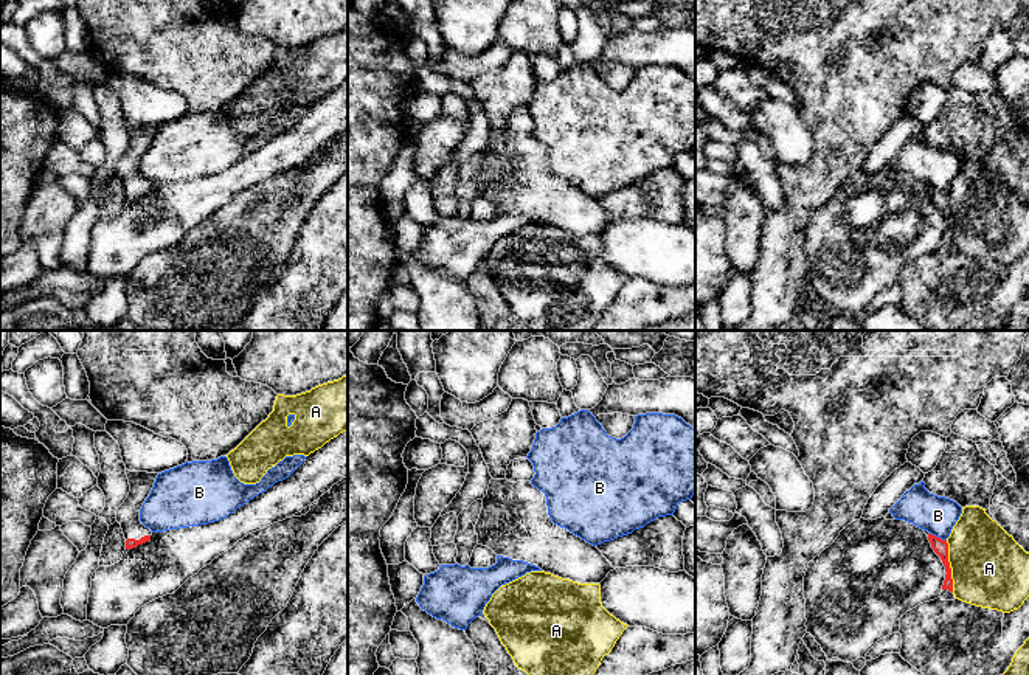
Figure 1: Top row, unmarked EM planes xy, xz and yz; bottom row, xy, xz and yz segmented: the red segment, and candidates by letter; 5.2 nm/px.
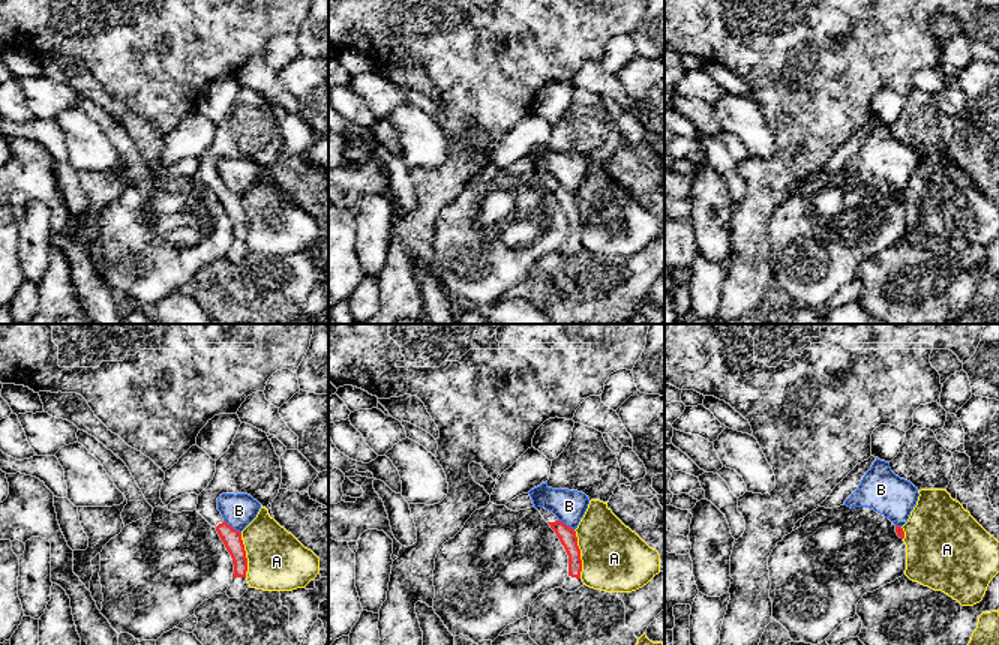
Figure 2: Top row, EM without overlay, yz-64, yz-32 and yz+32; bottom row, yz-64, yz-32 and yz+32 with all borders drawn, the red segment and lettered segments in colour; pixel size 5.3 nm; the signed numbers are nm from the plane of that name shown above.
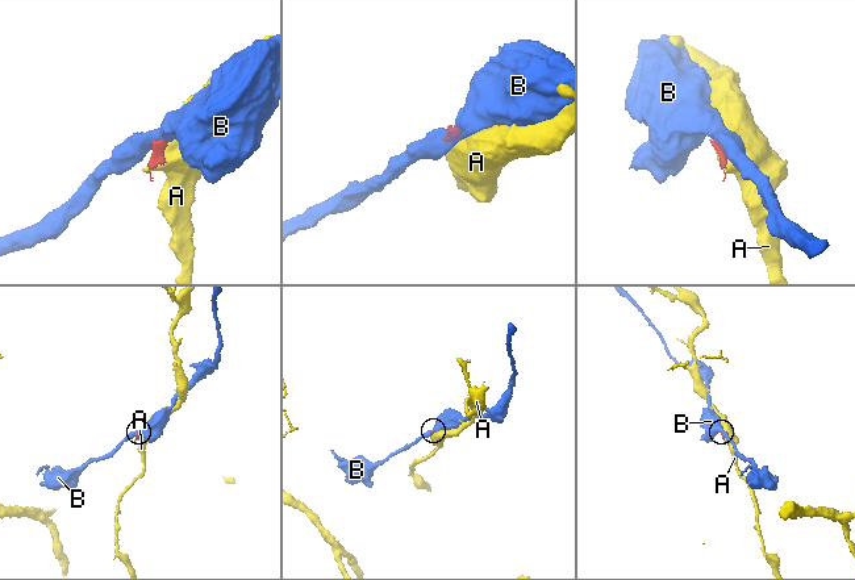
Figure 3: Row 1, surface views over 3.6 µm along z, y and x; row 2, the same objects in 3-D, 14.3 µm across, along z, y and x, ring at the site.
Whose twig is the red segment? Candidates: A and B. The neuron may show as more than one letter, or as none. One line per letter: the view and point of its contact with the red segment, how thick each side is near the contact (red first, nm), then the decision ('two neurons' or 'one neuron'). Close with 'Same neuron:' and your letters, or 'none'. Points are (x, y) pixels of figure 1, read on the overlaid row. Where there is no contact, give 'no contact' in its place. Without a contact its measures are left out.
A: contact yz (949, 567); calibres 80 and 400 nm; two neurons
B: contact yz (938, 537); calibres 80 and 200 nm; two neurons
Same neuron: none

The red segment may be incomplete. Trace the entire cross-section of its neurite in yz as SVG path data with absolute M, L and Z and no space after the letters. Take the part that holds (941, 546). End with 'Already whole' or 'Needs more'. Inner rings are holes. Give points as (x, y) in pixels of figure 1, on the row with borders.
M928 534L928 540L931 543L931 548L934 549L934 552L941 557L944 566L945 566L945 580L942 585L942 593L941 593L941 599L942 601L955 601L955 594L953 594L953 579L951 579L951 568L950 568L950 562L948 562L948 543L947 540L942 540L933 534Z. Needs more

